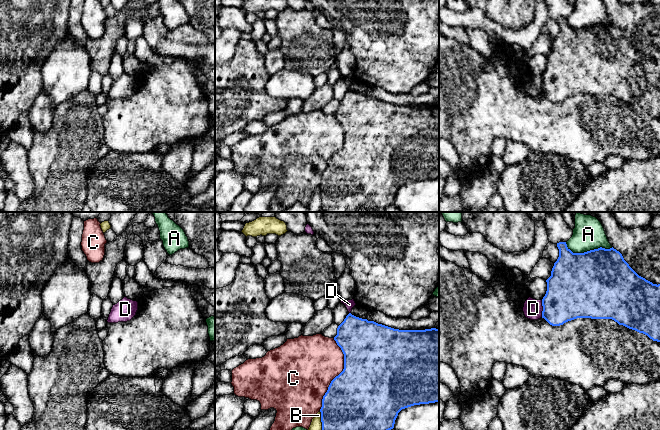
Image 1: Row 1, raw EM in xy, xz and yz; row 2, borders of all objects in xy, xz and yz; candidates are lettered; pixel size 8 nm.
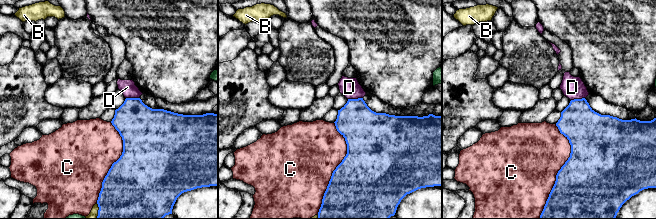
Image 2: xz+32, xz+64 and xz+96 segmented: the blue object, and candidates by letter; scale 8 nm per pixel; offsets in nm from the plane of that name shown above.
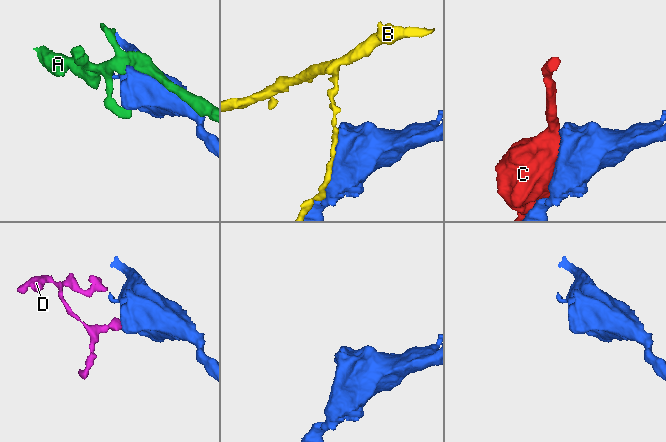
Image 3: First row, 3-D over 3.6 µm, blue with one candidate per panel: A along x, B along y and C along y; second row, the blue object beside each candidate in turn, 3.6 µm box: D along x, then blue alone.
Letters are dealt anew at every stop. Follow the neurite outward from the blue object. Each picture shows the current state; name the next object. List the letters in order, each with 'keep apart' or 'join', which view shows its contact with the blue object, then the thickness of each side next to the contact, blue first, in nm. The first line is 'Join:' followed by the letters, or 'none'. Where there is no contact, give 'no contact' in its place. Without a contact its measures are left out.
Join: none
A: keep apart; meets blue in yz; 500 nm thick on the blue side, 220 nm on the other
B: keep apart; meets blue in xz; 500 nm thick on the blue side, 100 nm on the other
C: keep apart; meets blue in xz; 500 nm thick on the blue side, 440 nm on the other
D: keep apart; meets blue in yz; 380 nm thick on the blue side, 150 nm on the other

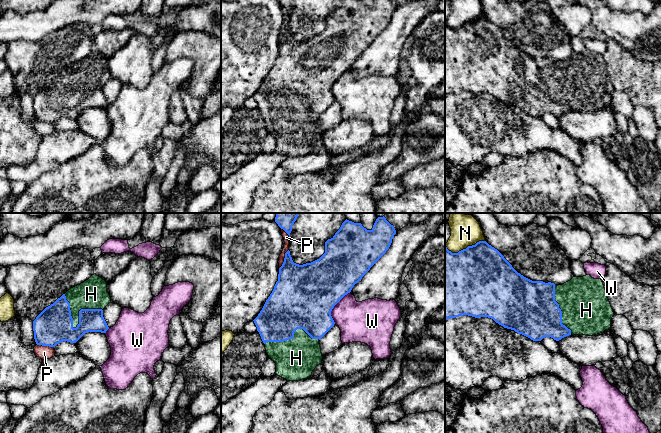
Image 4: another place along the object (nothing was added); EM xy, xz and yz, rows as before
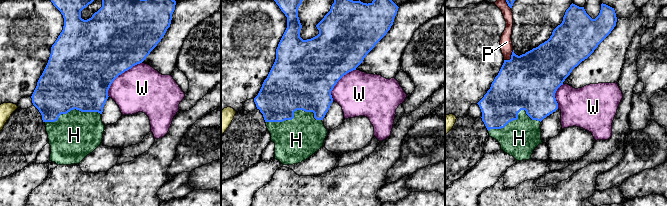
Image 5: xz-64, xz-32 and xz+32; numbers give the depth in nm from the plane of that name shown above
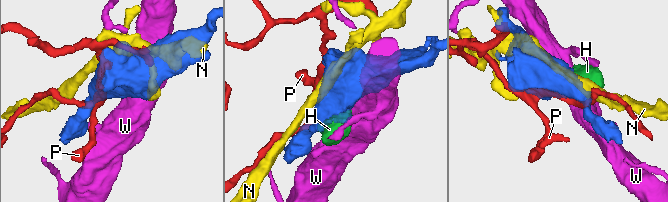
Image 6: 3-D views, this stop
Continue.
Join: H
H: join; meets blue in xy; 300 nm thick on the blue side, 200 nm on the other
N: keep apart; meets blue in yz; 500 nm thick on the blue side, 190 nm on the other
P: keep apart; meets blue in xz; 360 nm thick on the blue side, 50 nm on the other
W: keep apart; meets blue in xz; 500 nm thick on the blue side, 320 nm on the other

